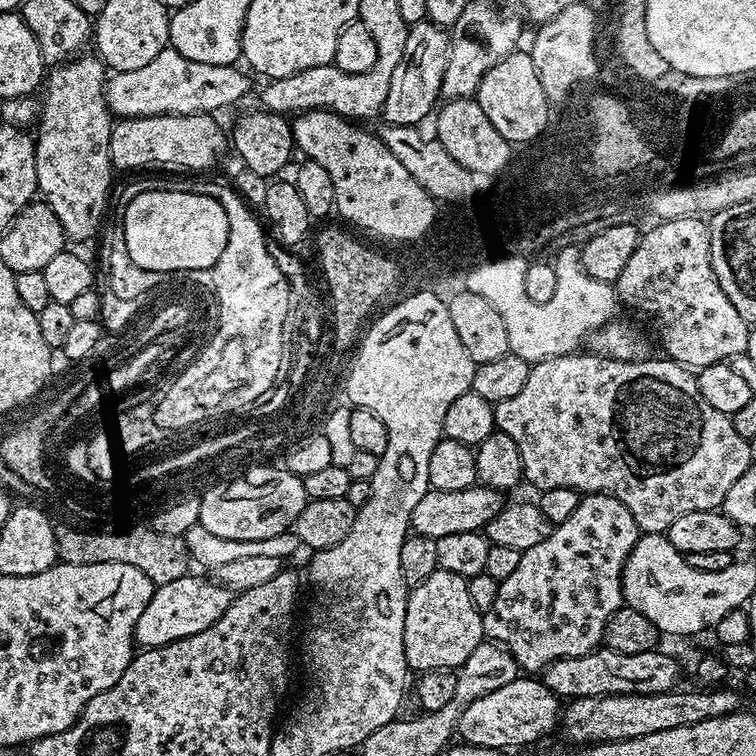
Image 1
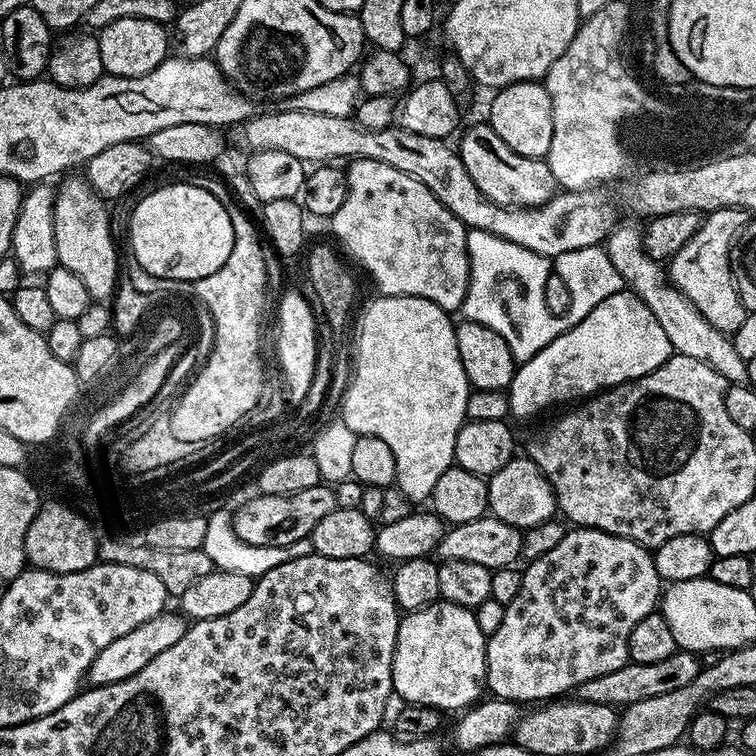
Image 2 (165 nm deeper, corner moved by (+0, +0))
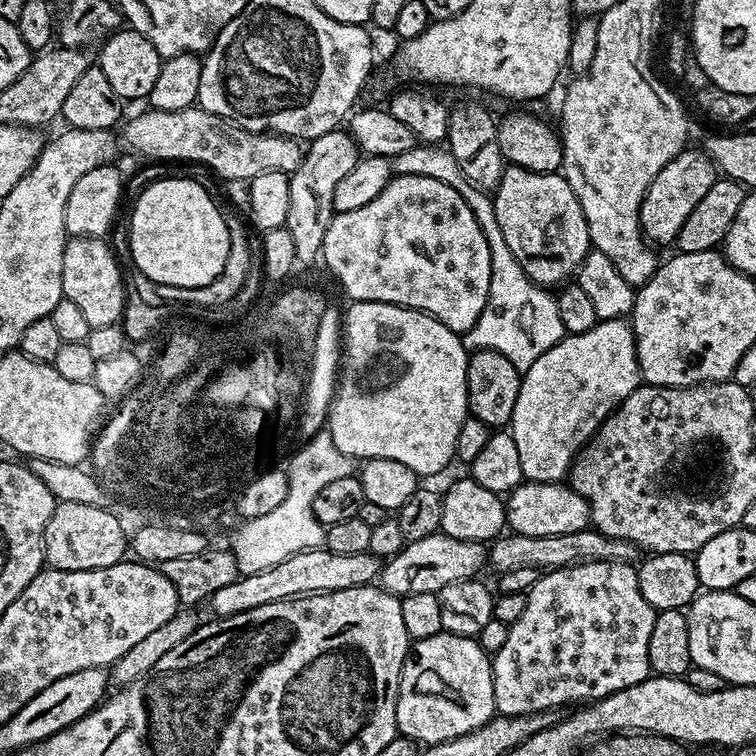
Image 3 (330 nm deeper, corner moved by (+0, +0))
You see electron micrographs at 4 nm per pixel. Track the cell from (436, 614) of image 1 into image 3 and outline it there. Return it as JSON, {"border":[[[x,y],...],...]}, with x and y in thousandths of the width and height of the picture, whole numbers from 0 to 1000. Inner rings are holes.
{"border":[[[585,835],[569,844],[549,848],[541,856],[532,881],[529,921],[524,925],[524,960],[528,972],[549,979],[556,987],[587,983],[593,978],[632,966],[656,946],[651,876],[647,864],[638,860],[634,845]]]}

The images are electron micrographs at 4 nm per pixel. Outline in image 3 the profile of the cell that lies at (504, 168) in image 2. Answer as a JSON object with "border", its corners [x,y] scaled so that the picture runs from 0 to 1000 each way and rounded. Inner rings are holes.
{"border":[[[681,220],[668,221],[651,259],[651,271],[664,315],[669,315],[669,325],[675,325],[675,336],[685,341],[690,357],[706,374],[730,384],[755,372],[766,361],[767,348],[780,331],[775,283],[770,283],[770,272],[759,251],[754,251],[754,241],[749,241],[741,228],[702,228]]]}

